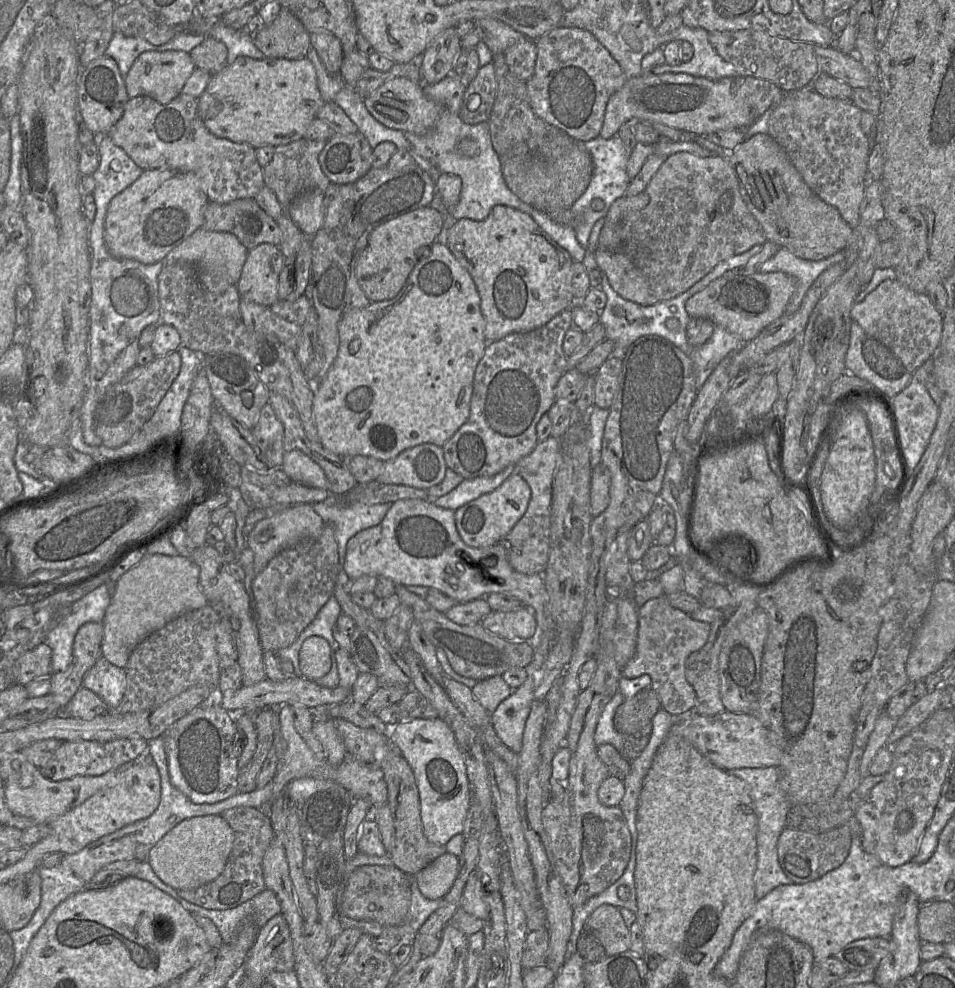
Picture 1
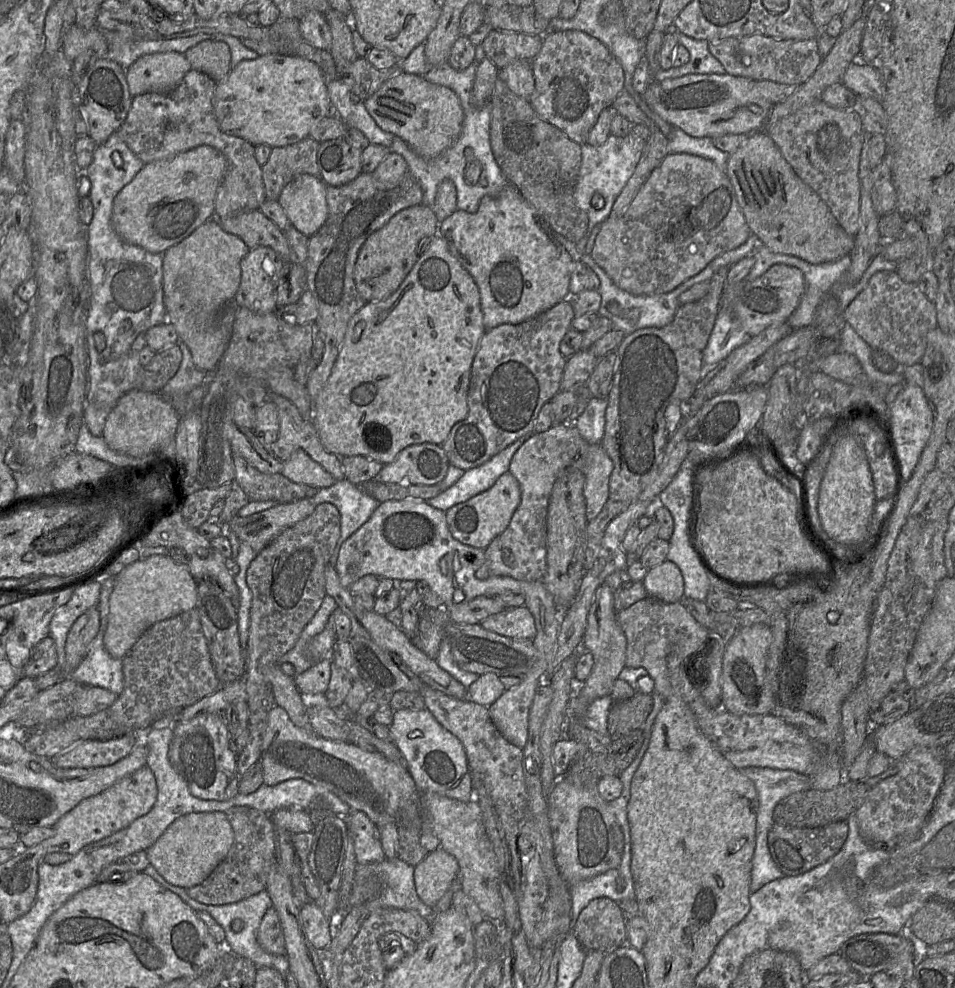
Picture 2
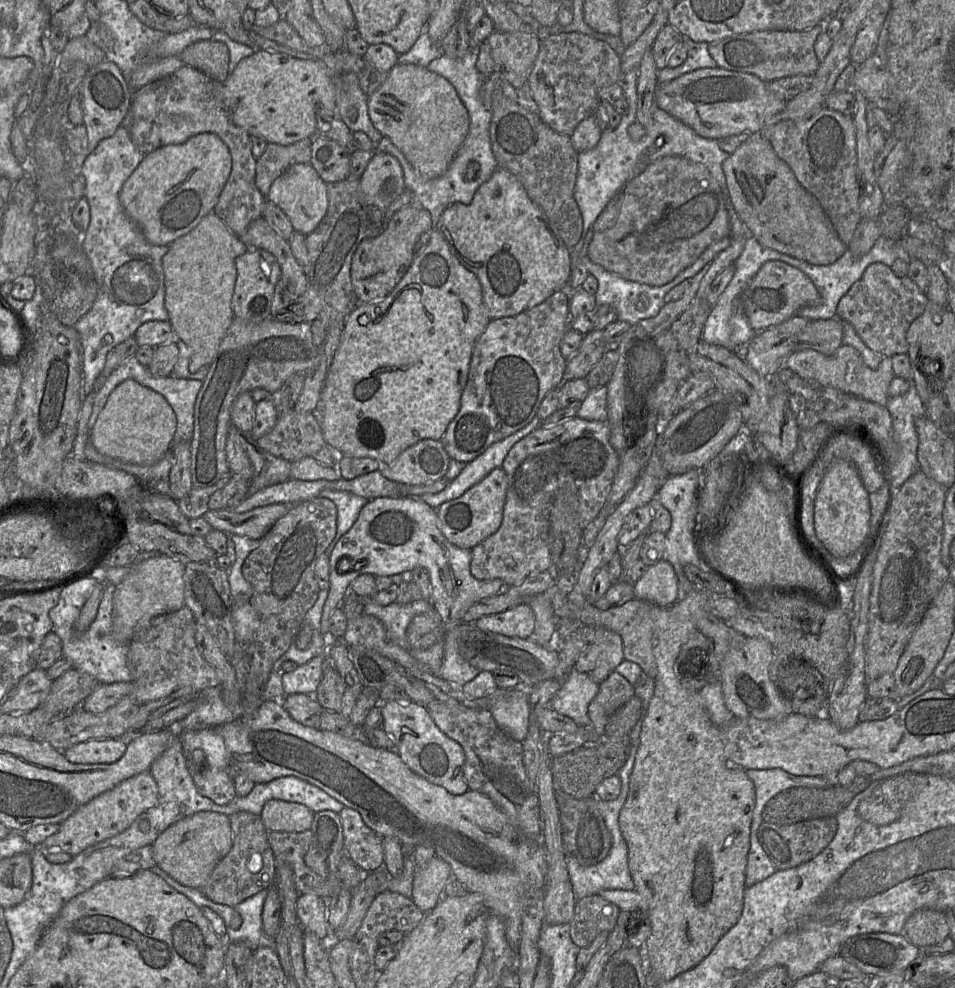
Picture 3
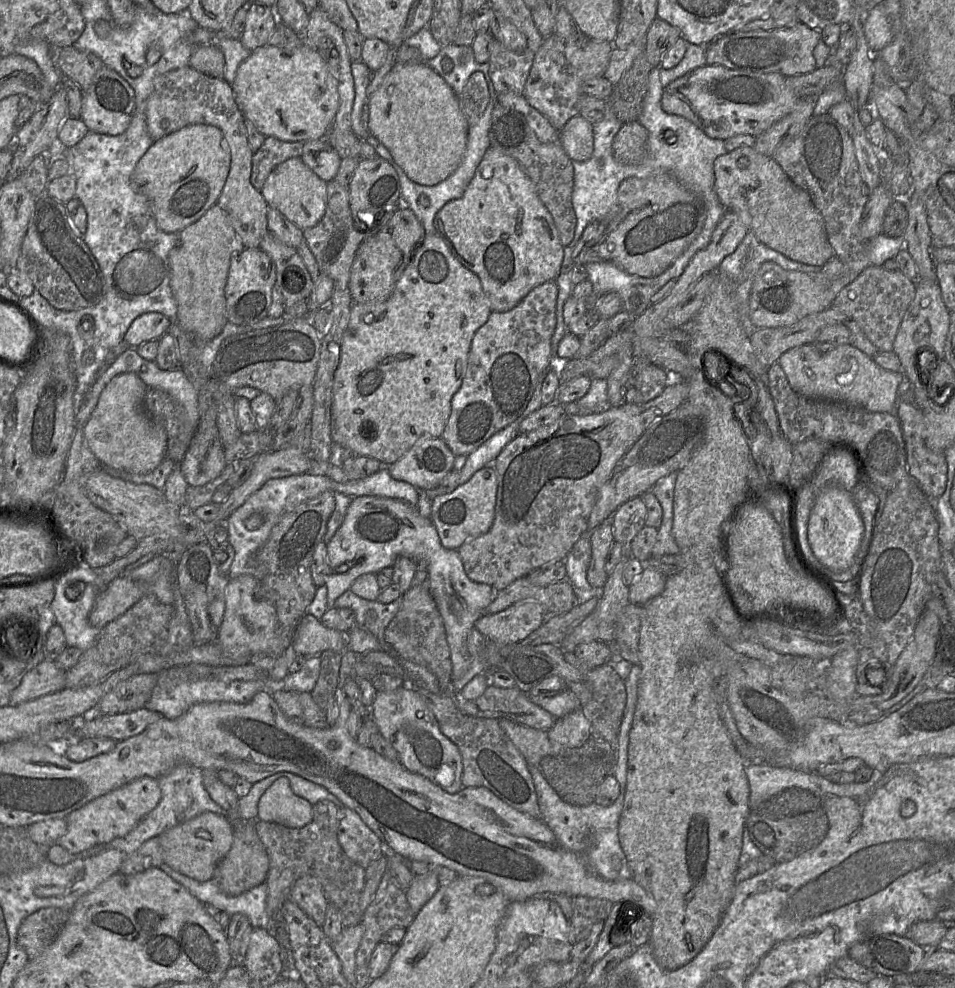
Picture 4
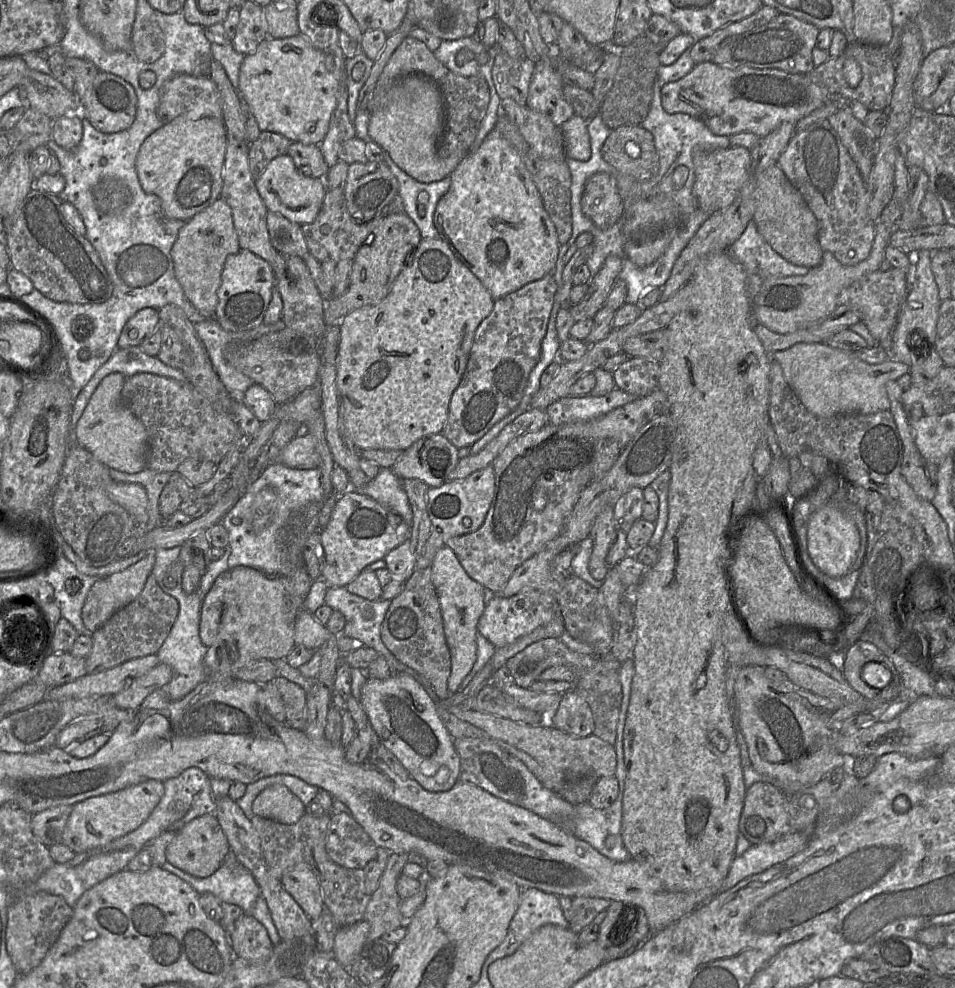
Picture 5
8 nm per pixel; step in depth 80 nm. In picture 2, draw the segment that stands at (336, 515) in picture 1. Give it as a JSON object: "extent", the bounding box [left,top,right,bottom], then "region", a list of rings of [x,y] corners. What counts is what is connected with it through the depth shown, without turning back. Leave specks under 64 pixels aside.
{"extent":[306,479,380,567],"region":[[[343,479],[329,487],[318,489],[314,496],[306,497],[315,506],[320,503],[335,505],[340,513],[340,535],[329,563],[335,567],[343,542],[372,516],[380,502],[357,486]]]}

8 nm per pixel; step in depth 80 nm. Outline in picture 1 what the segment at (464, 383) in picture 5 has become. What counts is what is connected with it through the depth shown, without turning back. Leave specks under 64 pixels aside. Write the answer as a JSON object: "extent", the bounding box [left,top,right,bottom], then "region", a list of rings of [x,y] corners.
{"extent":[443,309,573,479],"region":[[[571,309],[564,310],[553,317],[545,325],[528,332],[512,333],[506,337],[487,345],[485,354],[479,362],[474,376],[474,387],[470,401],[470,415],[468,421],[464,423],[455,434],[443,445],[444,458],[446,465],[454,472],[460,474],[463,479],[475,477],[490,477],[498,474],[511,465],[516,465],[521,459],[533,452],[538,444],[536,426],[540,418],[548,413],[555,402],[555,389],[562,376],[567,370],[568,357],[563,351],[563,340],[566,332],[573,326]]]}

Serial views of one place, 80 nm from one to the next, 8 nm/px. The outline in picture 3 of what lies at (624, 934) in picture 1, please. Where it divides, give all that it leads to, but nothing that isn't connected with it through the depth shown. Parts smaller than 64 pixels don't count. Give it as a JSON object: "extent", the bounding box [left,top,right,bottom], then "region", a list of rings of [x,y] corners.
{"extent":[570,895,620,949],"region":[[[599,895],[578,900],[570,922],[570,937],[580,949],[588,947],[602,932],[611,932],[618,920],[620,909]]]}

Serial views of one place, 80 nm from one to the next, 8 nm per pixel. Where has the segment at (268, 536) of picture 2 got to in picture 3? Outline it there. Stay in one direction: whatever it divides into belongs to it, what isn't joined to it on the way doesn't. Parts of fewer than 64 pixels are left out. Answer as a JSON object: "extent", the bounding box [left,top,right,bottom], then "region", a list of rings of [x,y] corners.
{"extent":[202,503,296,539],"region":[[[278,503],[261,506],[243,513],[235,513],[233,508],[208,510],[202,518],[213,529],[251,539],[263,539],[274,523],[296,504]]]}

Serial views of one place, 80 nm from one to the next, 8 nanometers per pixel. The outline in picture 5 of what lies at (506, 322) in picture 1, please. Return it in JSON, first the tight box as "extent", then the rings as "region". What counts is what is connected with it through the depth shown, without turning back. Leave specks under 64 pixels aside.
{"extent":[434,129,560,300],"region":[[[493,129],[477,149],[469,151],[451,173],[450,179],[448,192],[437,204],[434,225],[439,237],[482,282],[494,300],[552,274],[560,246],[556,228],[523,160],[499,132]]]}

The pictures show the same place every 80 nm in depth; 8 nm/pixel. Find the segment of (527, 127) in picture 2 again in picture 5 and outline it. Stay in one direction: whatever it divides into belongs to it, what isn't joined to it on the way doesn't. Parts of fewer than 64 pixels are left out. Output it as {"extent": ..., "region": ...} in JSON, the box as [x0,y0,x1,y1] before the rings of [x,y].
{"extent":[494,112,572,244],"region":[[[502,112],[498,115],[494,130],[512,145],[523,160],[542,198],[544,208],[556,228],[559,244],[568,242],[572,234],[571,173],[566,160],[546,159],[539,156],[526,142],[518,127]]]}

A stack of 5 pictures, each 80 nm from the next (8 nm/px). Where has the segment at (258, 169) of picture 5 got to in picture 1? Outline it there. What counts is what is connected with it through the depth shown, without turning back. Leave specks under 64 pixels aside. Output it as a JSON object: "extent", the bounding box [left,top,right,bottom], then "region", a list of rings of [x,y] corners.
{"extent":[263,138,331,208],"region":[[[302,138],[298,141],[275,147],[272,160],[263,168],[264,185],[271,189],[277,200],[286,208],[299,194],[313,189],[324,192],[331,184],[319,164],[319,155],[325,147],[325,140],[309,140]]]}

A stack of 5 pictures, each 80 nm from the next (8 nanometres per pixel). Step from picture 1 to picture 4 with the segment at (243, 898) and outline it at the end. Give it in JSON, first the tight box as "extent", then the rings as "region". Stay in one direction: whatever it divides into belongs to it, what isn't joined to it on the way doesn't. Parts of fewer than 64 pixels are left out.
{"extent":[212,821,270,896],"region":[[[235,821],[232,827],[234,831],[232,846],[217,865],[212,879],[226,895],[238,896],[266,882],[270,861],[267,851],[257,834],[255,821]]]}

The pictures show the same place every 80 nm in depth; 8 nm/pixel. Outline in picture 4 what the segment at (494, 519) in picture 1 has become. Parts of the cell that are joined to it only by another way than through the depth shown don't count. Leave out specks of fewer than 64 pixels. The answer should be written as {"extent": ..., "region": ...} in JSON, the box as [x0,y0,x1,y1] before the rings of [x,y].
{"extent":[431,465,498,549],"region":[[[493,465],[478,470],[466,483],[452,492],[438,495],[431,500],[431,520],[441,544],[448,549],[461,545],[487,533],[493,525],[498,491],[497,473]]]}

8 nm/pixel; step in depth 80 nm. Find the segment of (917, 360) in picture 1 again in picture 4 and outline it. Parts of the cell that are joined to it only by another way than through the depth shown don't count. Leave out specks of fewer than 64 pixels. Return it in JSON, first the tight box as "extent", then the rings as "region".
{"extent":[832,265,916,352],"region":[[[871,265],[839,292],[832,306],[845,313],[849,320],[857,322],[878,352],[891,352],[902,319],[915,293],[916,283],[901,271],[889,271],[882,266]]]}

